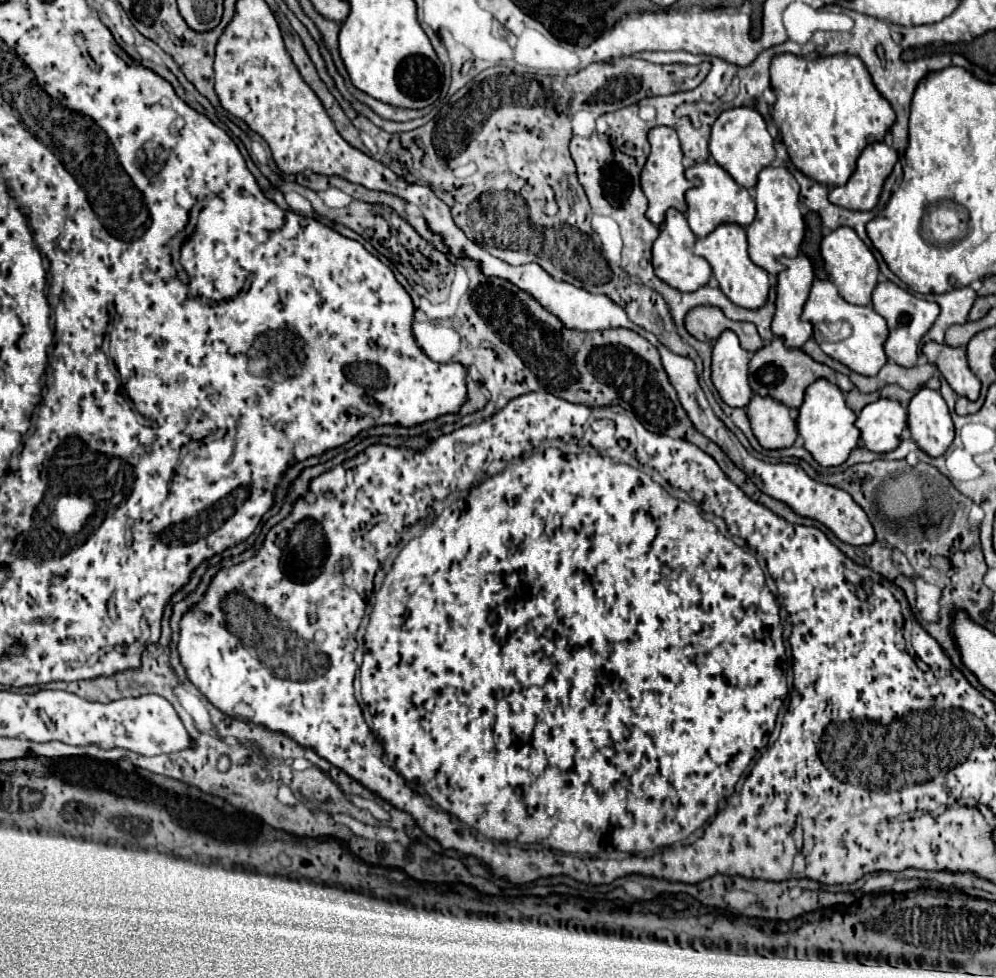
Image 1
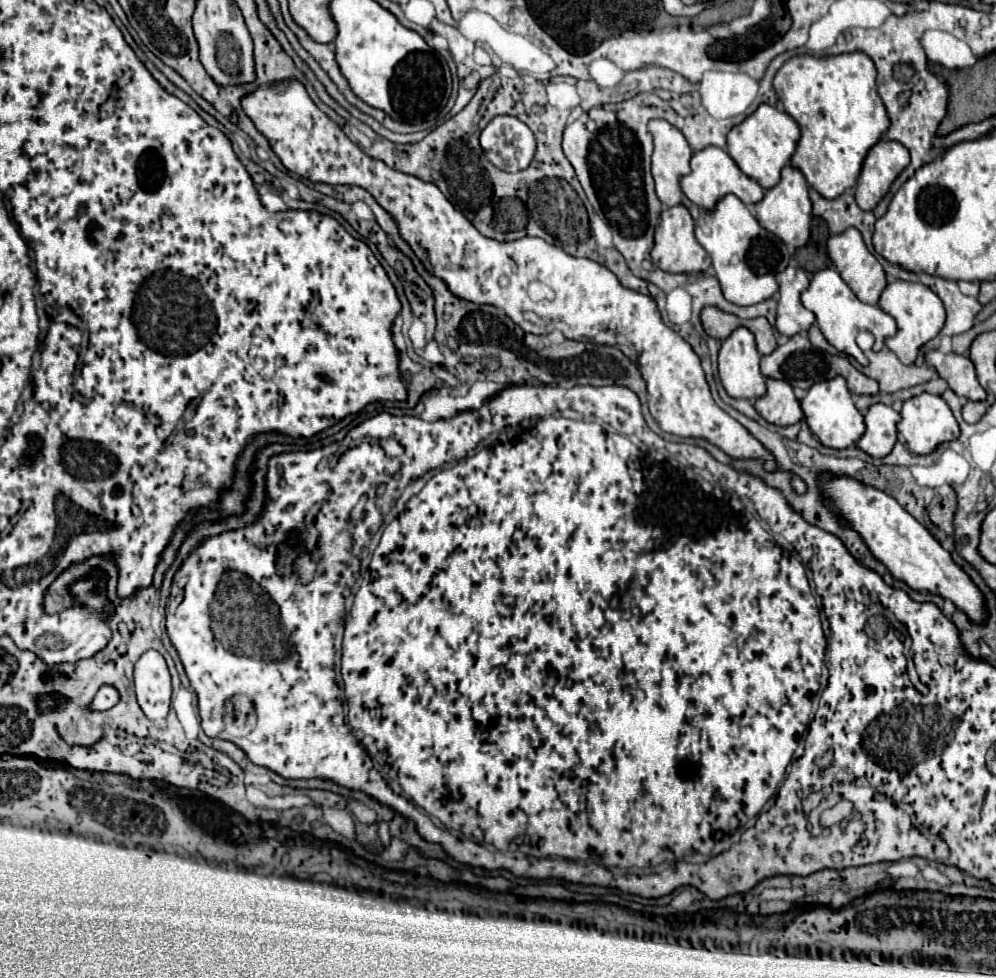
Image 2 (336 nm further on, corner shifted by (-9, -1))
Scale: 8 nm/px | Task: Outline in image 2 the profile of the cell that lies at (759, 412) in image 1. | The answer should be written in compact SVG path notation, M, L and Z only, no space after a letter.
M766 380L768 392L756 400L758 414L776 426L790 426L804 418L800 402L794 396L794 390L784 380Z

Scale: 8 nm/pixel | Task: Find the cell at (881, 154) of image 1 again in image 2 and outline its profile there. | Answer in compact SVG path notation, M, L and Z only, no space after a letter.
M880 140L866 156L858 184L856 202L862 210L872 210L890 190L896 176L910 164L908 150L900 142Z

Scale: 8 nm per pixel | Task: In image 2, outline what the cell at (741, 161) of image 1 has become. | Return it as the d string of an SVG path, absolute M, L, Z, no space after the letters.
M760 104L754 114L728 132L728 154L746 176L752 176L752 180L768 190L780 182L780 170L790 162L798 140L800 128L790 114L768 104Z

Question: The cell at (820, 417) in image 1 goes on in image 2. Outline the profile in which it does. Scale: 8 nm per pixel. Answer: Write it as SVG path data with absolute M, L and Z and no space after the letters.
M836 376L832 380L826 380L826 382L818 382L814 384L806 398L802 400L802 412L804 412L804 418L812 430L812 434L820 440L822 446L826 448L836 448L836 450L844 450L848 446L854 446L866 426L864 426L864 416L856 410L854 402L852 402L852 394L848 392L846 388L846 380L842 376Z

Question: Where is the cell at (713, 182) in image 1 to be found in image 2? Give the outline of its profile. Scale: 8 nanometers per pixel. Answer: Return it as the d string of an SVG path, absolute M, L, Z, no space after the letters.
M708 146L696 154L692 154L690 160L690 174L684 176L680 180L682 184L682 192L702 210L710 212L718 200L722 200L726 194L736 194L746 206L758 204L760 196L764 196L764 190L760 188L758 182L754 182L752 178L748 178L746 174L742 174L742 170L736 166L736 162L728 156L728 152L716 148L716 146Z

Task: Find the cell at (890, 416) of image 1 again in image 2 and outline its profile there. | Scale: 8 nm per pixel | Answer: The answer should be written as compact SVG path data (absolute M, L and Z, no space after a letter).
M874 404L864 416L866 432L858 440L858 448L862 448L872 458L884 458L892 452L898 440L898 422L900 414L886 404Z

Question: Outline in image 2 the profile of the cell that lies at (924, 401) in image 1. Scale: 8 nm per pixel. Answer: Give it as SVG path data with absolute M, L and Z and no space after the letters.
M922 392L920 396L914 396L904 402L900 416L902 416L902 420L898 422L898 432L902 434L902 438L906 440L908 448L914 454L932 454L940 444L952 442L960 436L958 422L942 396Z

